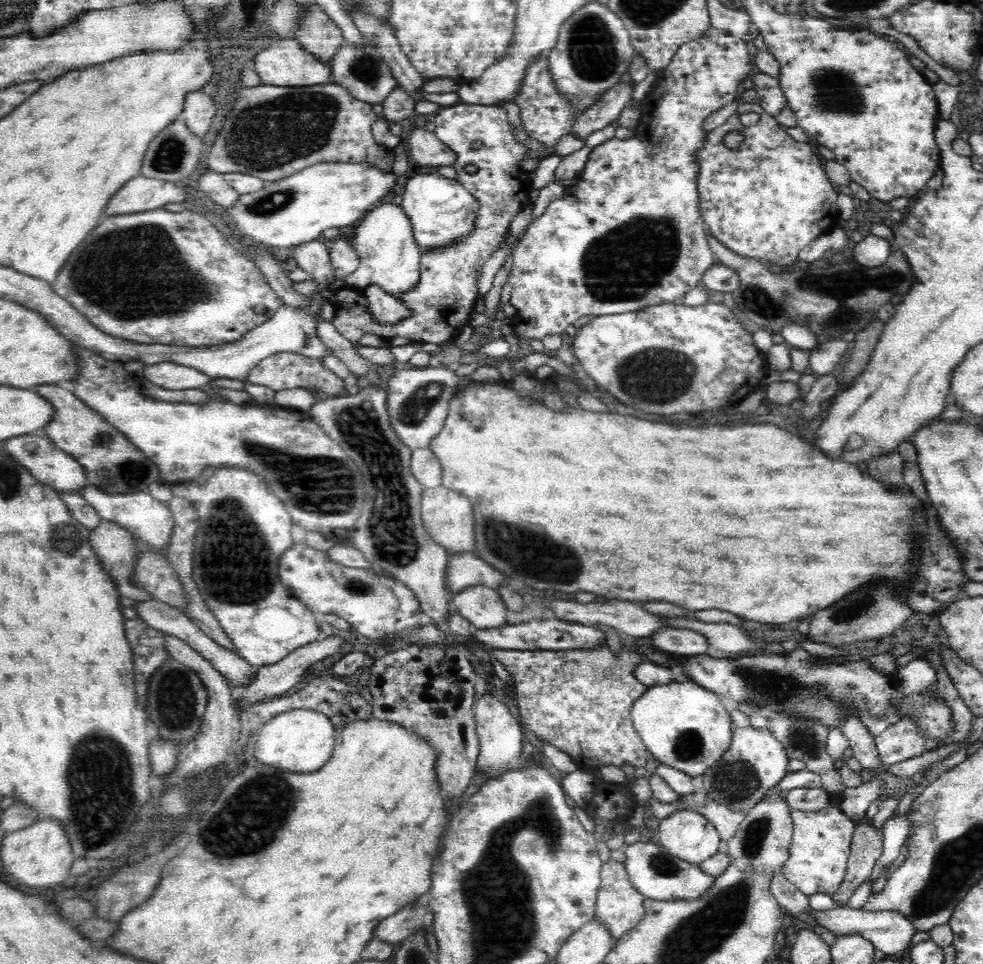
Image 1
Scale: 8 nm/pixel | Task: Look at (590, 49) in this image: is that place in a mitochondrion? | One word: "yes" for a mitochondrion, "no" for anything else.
yes

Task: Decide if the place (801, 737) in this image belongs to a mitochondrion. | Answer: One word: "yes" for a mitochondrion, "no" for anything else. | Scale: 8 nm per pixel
yes

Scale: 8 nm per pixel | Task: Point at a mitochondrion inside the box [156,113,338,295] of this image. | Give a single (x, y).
(279, 199)

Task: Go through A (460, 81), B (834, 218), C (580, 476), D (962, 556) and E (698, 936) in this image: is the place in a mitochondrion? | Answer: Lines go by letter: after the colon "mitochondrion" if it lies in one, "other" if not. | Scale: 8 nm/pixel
A: other
B: other
C: other
D: other
E: mitochondrion

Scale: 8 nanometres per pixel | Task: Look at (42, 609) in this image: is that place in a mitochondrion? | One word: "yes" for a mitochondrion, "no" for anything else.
no

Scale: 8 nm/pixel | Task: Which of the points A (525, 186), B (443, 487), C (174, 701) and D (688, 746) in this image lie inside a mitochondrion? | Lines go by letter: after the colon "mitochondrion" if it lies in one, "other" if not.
A: other
B: other
C: mitochondrion
D: mitochondrion

